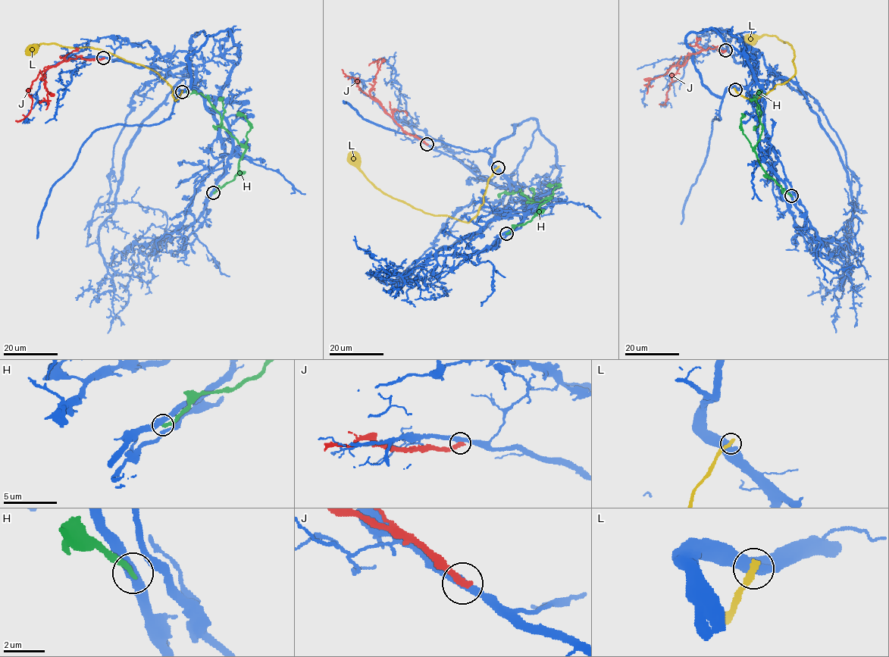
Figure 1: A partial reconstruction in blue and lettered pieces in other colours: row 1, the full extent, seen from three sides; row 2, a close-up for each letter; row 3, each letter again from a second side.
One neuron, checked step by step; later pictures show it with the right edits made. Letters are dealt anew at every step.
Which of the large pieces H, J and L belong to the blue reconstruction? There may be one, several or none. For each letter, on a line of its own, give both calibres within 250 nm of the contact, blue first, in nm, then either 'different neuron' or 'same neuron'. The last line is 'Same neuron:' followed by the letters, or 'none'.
H: calibres 400 and 280 nm; different neuron
J: calibres 340 and 400 nm; different neuron
L: calibres 500 and 340 nm; different neuron
Same neuron: none

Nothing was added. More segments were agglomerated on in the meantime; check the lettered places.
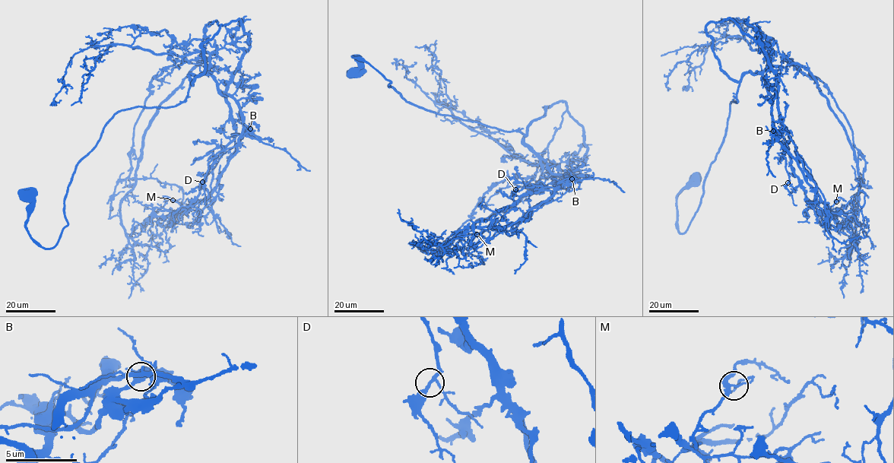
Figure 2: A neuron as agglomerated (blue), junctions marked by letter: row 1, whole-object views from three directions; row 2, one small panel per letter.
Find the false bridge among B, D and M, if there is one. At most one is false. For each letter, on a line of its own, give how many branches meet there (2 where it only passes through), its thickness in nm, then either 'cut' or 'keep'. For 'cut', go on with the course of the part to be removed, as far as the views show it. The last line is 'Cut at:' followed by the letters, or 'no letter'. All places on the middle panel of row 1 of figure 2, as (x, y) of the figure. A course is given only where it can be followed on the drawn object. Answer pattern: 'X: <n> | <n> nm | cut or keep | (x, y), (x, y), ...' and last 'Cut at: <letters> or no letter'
B: 3 | 240 nm | cut | (572, 179), (562, 195), (541, 201), (523, 214), (513, 229), (473, 228), (449, 240)
D: 3 | 200 nm | keep
M: 3 | 240 nm | keep
Cut at: B

